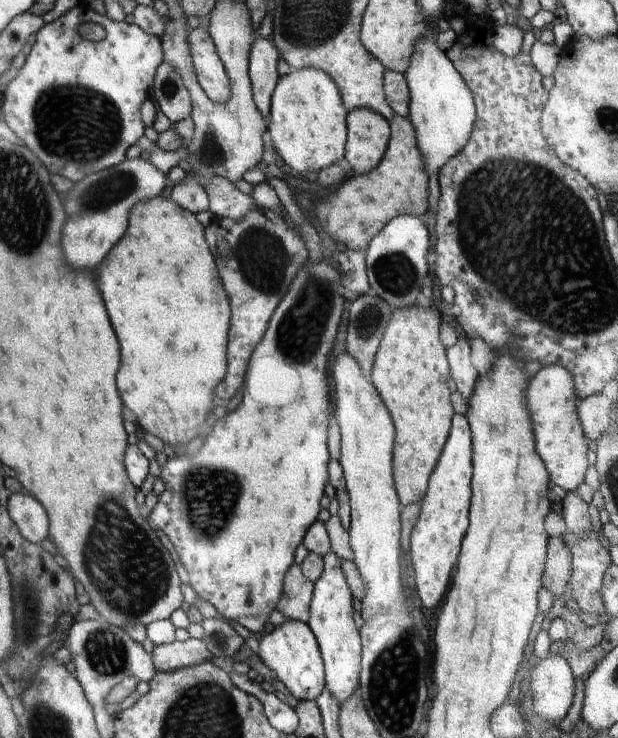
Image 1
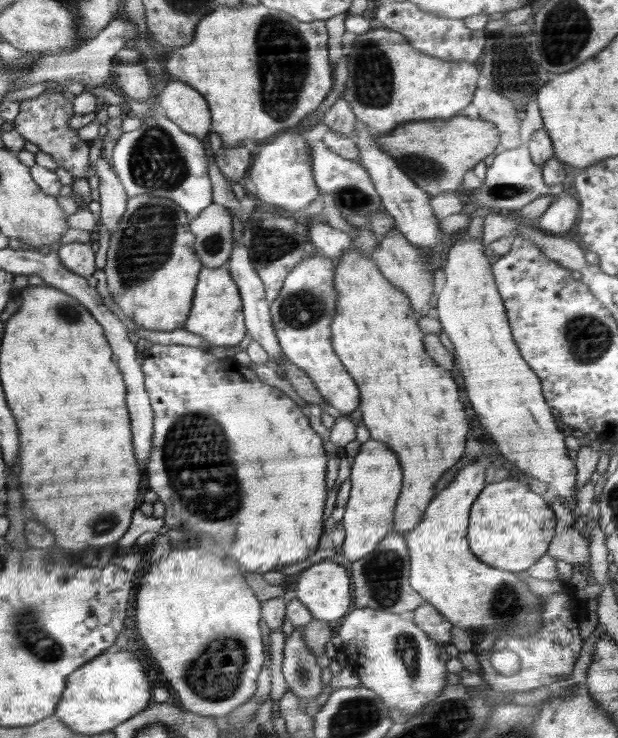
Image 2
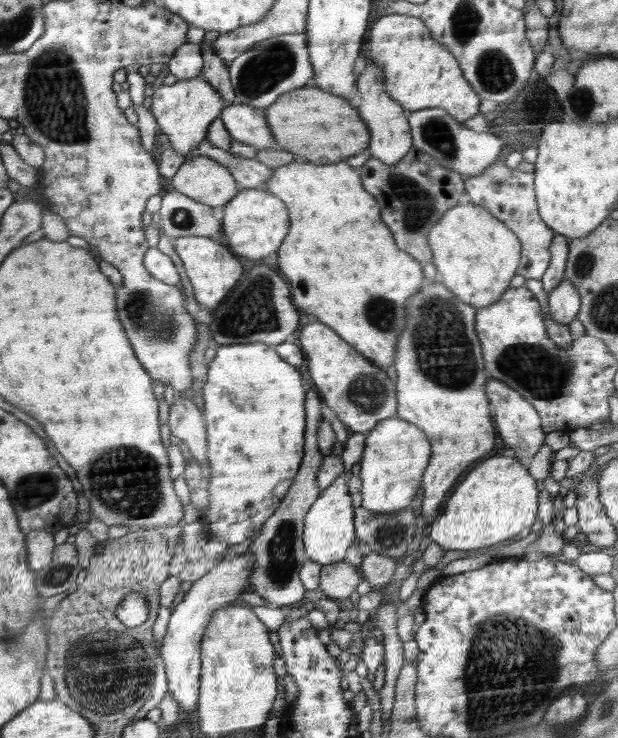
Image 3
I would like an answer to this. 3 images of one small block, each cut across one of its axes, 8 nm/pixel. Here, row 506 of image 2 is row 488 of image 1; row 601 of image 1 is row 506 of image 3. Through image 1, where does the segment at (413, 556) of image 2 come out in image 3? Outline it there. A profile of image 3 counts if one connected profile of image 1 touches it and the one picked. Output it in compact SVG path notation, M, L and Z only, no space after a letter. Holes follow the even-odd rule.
M438 277L434 280L424 282L424 290L420 290L420 294L416 294L416 298L412 298L412 302L408 301L408 326L406 326L402 338L400 338L400 354L395 357L396 366L394 366L394 368L396 369L396 380L398 381L395 383L398 391L397 417L404 419L406 422L415 423L424 434L428 434L428 438L432 438L432 446L435 446L435 448L432 449L430 459L431 465L428 465L425 470L428 474L424 474L424 500L422 500L422 504L420 505L420 514L422 514L422 518L430 523L438 518L440 508L444 506L444 502L446 502L446 498L448 498L448 492L454 488L456 480L458 480L476 460L484 458L484 456L494 448L496 432L494 432L492 418L490 418L490 410L488 410L489 399L487 398L486 390L486 374L484 374L485 363L484 360L482 360L482 352L480 352L481 342L478 342L479 336L476 336L478 332L474 332L474 314L478 314L476 308L470 306L468 303L462 302L460 298L456 298L456 294L452 294L452 291L448 290L447 286L444 286Z

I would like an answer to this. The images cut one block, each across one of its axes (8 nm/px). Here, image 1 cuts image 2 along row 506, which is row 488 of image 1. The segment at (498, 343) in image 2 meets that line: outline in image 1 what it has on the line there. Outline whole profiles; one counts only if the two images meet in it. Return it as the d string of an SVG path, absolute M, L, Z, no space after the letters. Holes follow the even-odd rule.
M551 364L542 367L530 378L526 388L527 408L532 416L538 453L546 462L552 480L569 492L584 480L584 472L588 468L588 444L578 418L576 408L576 384L573 374L562 365Z

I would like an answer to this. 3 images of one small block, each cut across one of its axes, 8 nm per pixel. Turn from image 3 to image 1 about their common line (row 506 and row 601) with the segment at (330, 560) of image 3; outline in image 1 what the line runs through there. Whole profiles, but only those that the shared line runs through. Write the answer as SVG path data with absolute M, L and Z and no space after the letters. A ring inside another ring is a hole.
M330 551L323 557L322 574L315 580L313 595L310 601L310 616L307 624L315 633L326 669L325 686L337 698L341 705L351 699L358 688L358 670L360 670L360 635L354 626L354 602L348 588L348 580L343 568L343 561Z

